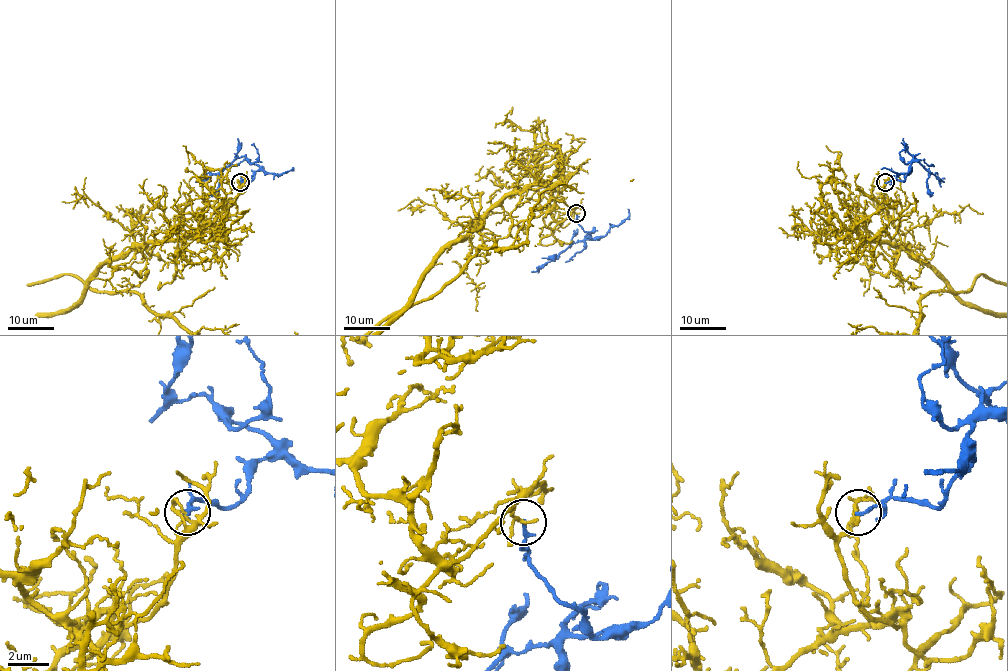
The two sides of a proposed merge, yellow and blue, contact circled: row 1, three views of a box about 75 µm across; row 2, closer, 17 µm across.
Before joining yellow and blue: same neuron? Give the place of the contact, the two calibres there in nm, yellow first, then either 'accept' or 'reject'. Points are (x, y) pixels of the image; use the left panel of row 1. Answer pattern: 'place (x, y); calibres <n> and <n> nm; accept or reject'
place (240, 182); calibres 130 and 200 nm; reject

